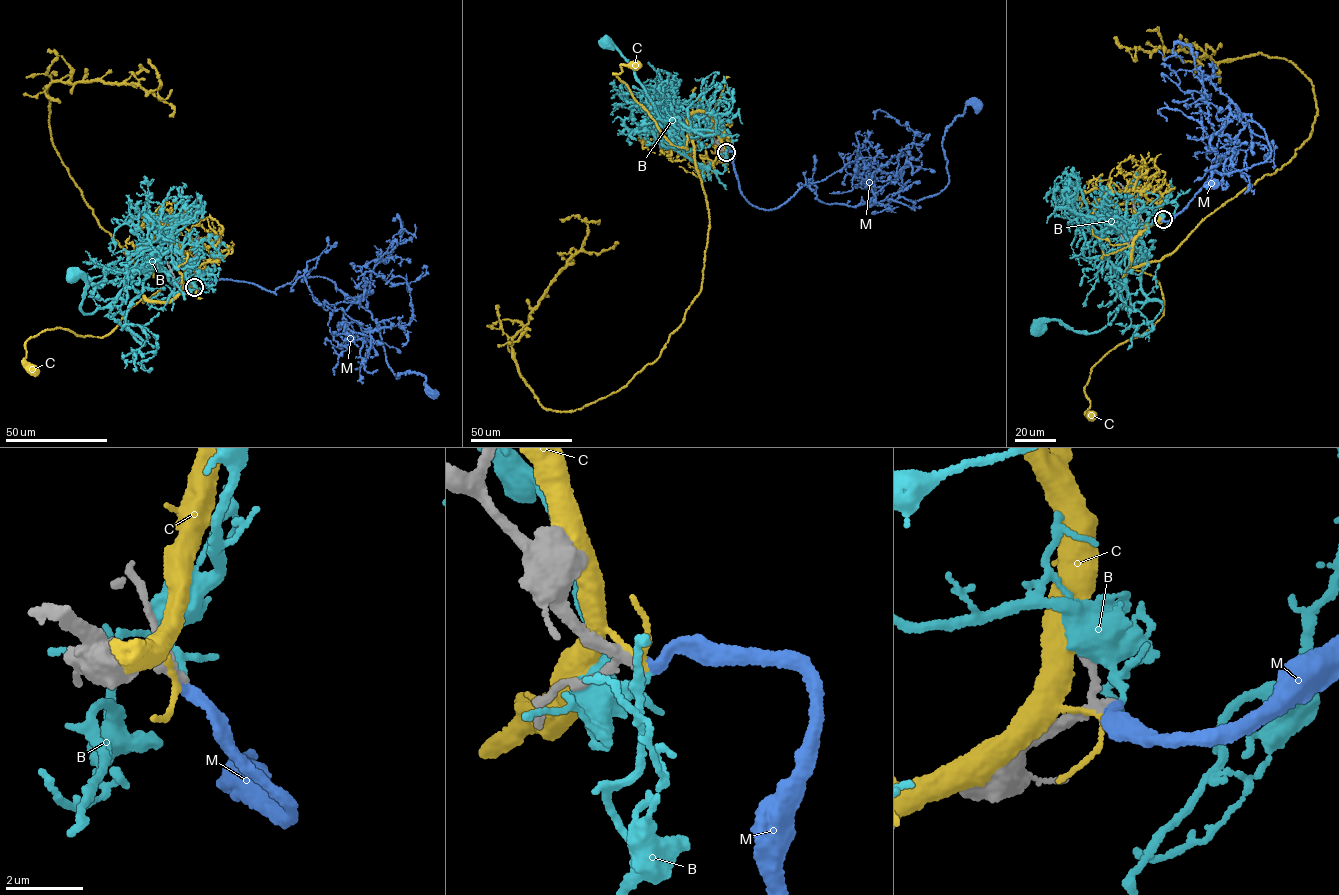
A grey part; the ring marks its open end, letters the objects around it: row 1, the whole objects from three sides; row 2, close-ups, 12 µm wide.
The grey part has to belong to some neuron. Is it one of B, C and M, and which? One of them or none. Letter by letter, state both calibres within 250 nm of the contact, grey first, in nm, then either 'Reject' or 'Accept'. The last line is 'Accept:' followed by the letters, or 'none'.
B: Thickness 220 nm (grey) against 130 nm. Reject
C: Thickness 260 nm (grey) against 120 nm. Reject
M: Thickness 240 nm (grey) against 280 nm. Accept
Accept: M

